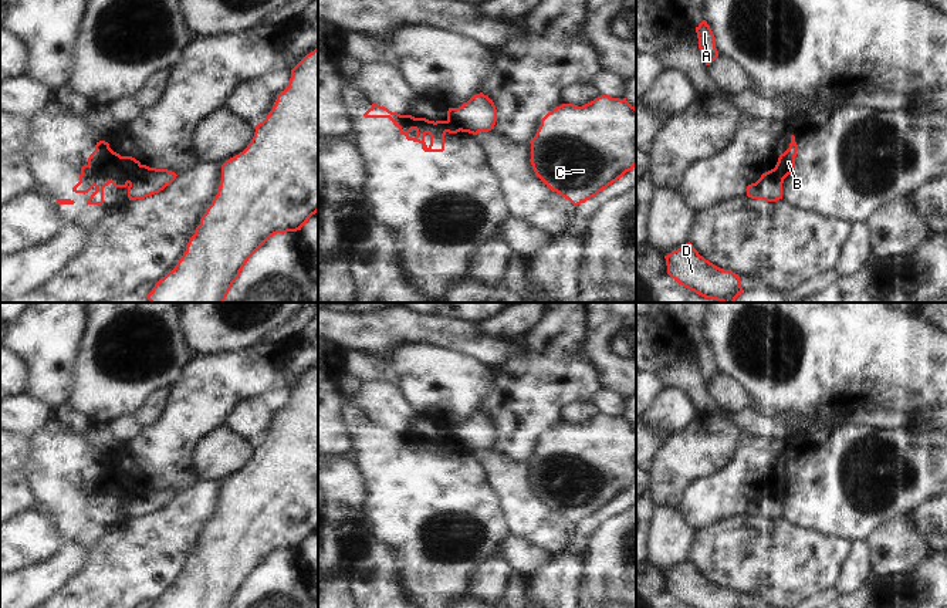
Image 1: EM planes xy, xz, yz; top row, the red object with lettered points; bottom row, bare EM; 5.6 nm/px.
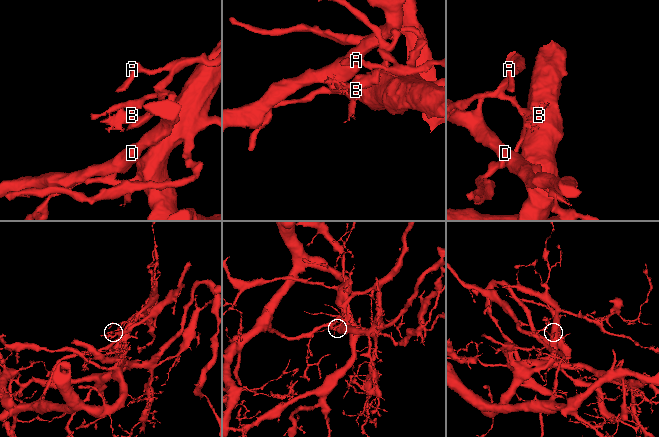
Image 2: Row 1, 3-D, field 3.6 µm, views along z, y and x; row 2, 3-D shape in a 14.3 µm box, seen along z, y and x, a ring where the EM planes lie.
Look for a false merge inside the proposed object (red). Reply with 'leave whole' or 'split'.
split

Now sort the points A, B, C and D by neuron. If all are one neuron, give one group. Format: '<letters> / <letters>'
A C D / B

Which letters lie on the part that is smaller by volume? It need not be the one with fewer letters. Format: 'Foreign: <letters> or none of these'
Foreign: B

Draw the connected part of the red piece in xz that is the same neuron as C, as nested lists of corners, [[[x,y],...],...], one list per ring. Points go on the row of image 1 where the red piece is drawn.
[[[601,95],[578,107],[562,104],[542,119],[531,143],[535,175],[574,206],[585,203],[636,166],[636,108],[626,98]]]

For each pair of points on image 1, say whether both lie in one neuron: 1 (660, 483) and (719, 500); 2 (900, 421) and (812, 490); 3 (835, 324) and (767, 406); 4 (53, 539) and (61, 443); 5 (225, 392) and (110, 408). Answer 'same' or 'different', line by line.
1: different
2: different
3: same
4: different
5: different

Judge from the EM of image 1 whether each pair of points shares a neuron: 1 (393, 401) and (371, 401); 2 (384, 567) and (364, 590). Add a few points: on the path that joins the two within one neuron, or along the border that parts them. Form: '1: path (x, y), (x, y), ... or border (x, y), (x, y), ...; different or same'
1: path (388, 401), (376, 401); same
2: path (378, 573), (369, 585); same

